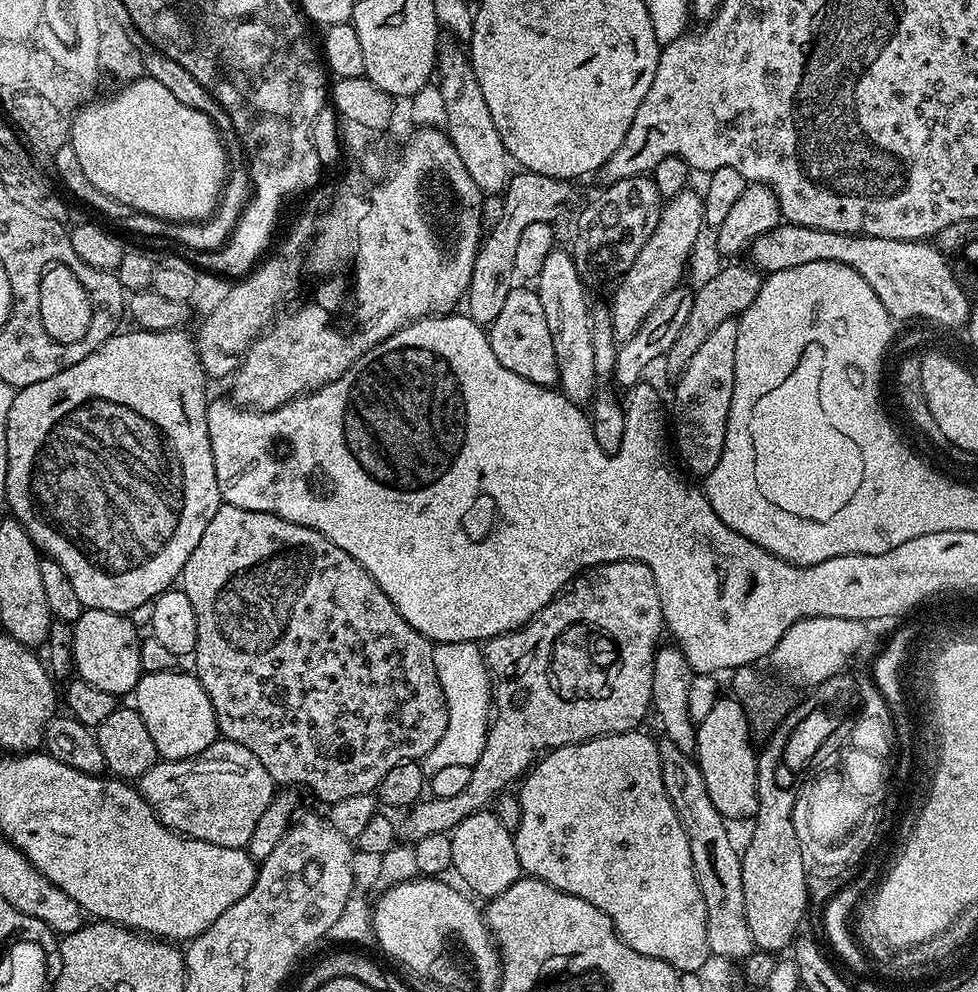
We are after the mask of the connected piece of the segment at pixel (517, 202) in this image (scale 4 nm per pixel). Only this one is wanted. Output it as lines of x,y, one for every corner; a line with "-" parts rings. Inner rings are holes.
520,170
509,179
502,195
502,215
487,229
481,239
480,249
474,258
474,266
470,270
470,282
466,293
466,315
481,326
490,326
494,318
498,318
502,306
506,303
506,294
514,286
514,253
518,250
518,238
526,226
534,226
534,222
556,222
560,211
575,198
573,181
550,178
546,174
538,174

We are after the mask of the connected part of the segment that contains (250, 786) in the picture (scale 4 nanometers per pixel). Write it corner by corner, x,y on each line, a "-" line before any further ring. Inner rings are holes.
217,738
209,748
202,750
202,754
185,760
157,759
156,764
140,776
138,787
142,798
146,798
146,802
156,811
156,819
170,830
179,832
189,840
242,849
247,849
250,834
254,834
254,826
258,826
258,818
262,818
266,806
270,806
272,797
278,792
270,774
266,774
266,766
262,766
262,762
258,762
246,746
238,746
238,742
223,738

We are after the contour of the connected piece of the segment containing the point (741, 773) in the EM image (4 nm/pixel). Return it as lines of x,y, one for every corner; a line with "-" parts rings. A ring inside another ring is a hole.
721,695
714,702
710,714
702,718
696,725
696,750
694,759
702,770
702,782
706,782
706,791
714,801
718,814
722,814
729,822
735,820
751,821
758,810
758,774
756,773
757,749
749,732
747,716
743,706
731,695

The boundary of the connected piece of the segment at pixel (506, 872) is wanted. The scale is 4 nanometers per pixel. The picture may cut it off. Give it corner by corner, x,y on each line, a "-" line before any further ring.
485,810
470,814
470,818
458,822
458,826
452,829
450,835
452,838
451,871
460,875
459,883
473,897
497,896
502,894
502,890
510,890
510,886
514,886
514,882
521,879
515,835
510,830
506,830
502,822
498,822
495,811

